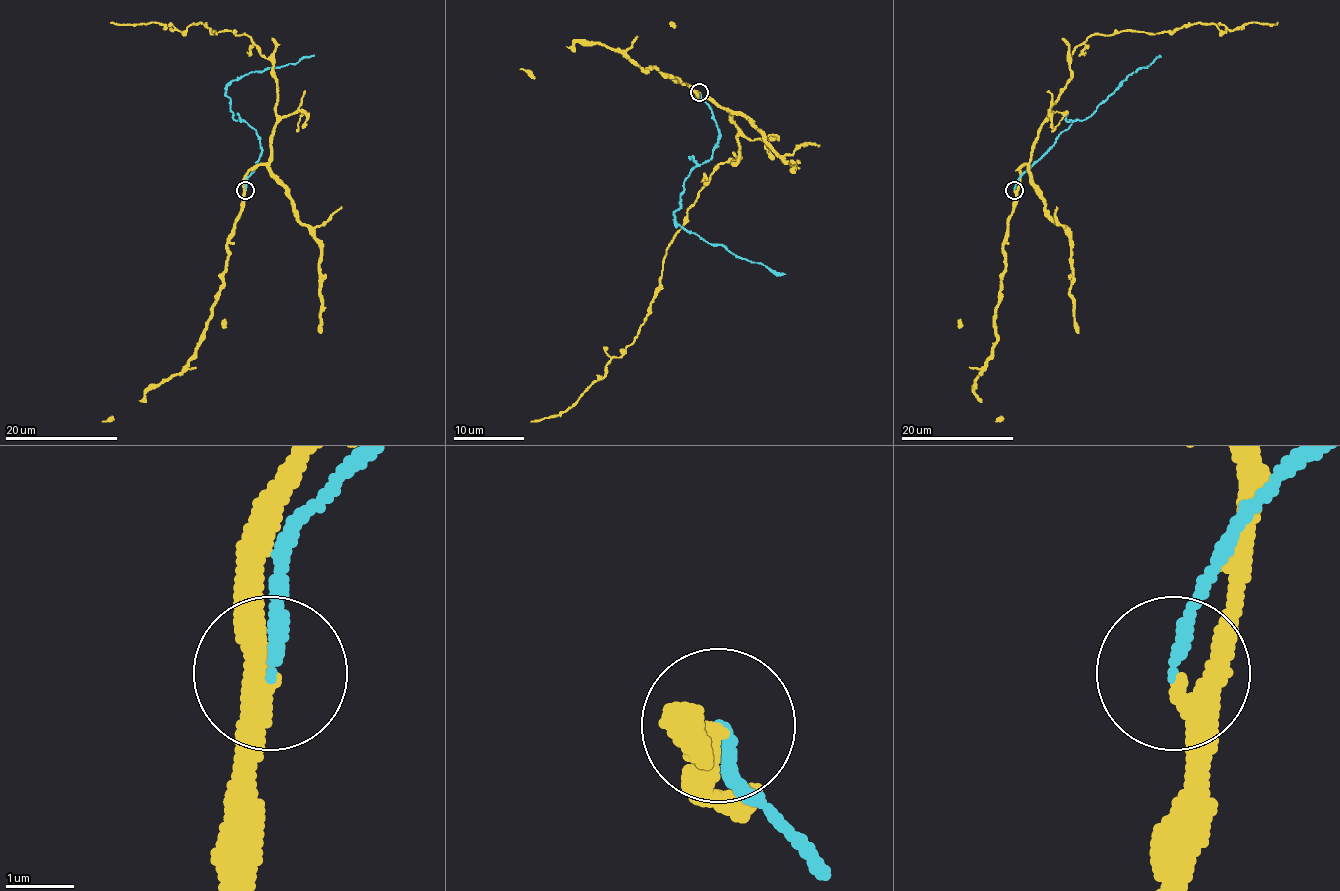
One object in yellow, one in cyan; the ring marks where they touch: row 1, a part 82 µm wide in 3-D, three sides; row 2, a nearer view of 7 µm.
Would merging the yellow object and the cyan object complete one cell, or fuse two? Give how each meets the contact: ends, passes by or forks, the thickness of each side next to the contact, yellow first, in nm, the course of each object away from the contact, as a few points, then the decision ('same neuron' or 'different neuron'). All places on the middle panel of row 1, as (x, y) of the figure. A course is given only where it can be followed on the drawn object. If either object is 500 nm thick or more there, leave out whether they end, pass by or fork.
yellow passes by; cyan ends there; 280 nm thick on the yellow side, 180 nm on the other; yellow runs (699, 92), (738, 129), (738, 157), (722, 163), (687, 212), (638, 337), (569, 407), (531, 421); cyan runs (699, 92), (719, 131), (717, 147), (684, 182), (675, 221), (706, 242), (722, 243), (742, 258), (786, 273); different neuron

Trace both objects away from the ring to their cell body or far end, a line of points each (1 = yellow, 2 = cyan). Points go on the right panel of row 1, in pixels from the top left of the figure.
1: (1014, 189), (1037, 130), (1070, 77), (1070, 56), (1090, 36), (1203, 23), (1224, 32), (1277, 22)
2: (1014, 189), (1017, 179), (1073, 122), (1086, 117), (1134, 71), (1146, 67), (1159, 54)

